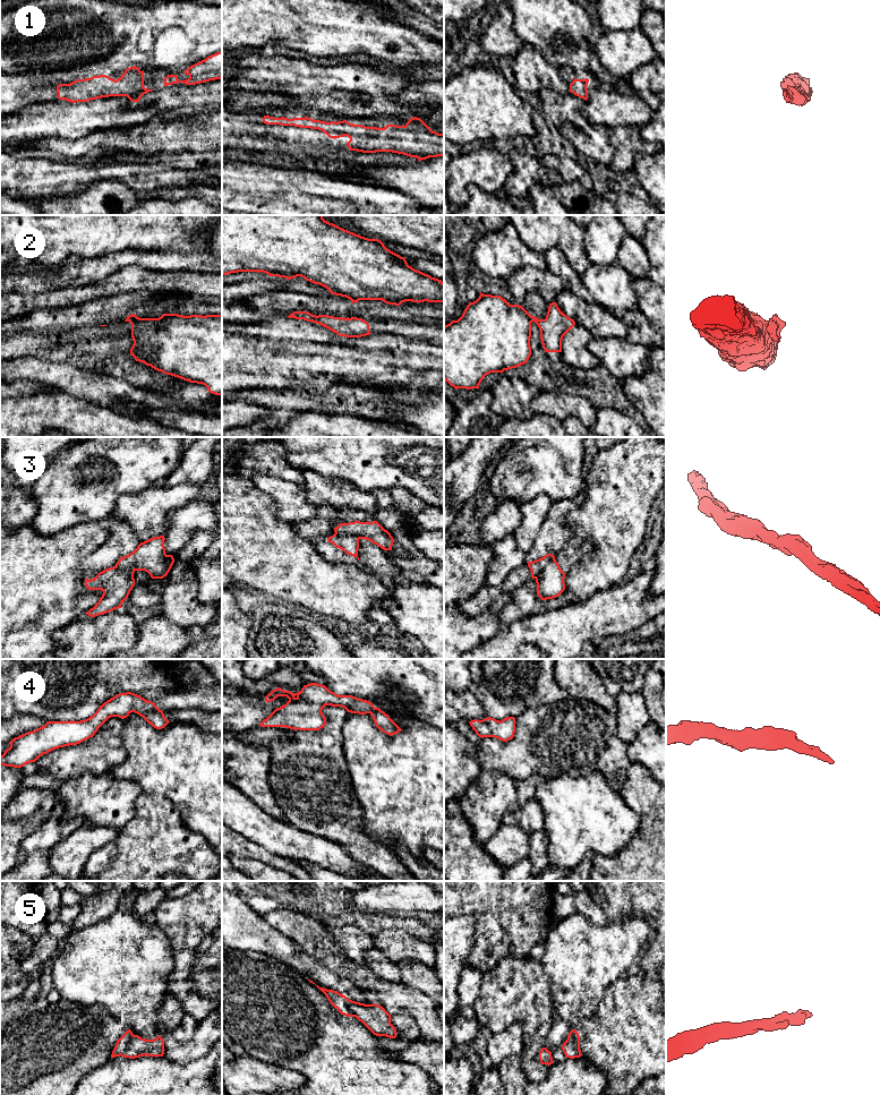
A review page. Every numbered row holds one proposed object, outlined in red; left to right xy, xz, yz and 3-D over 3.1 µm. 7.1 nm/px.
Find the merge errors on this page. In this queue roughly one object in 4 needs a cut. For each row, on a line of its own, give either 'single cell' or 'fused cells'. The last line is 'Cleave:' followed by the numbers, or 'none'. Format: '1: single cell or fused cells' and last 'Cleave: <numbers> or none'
1: single cell
2: fused cells
3: fused cells
4: single cell
5: single cell
Cleave: 2, 3

